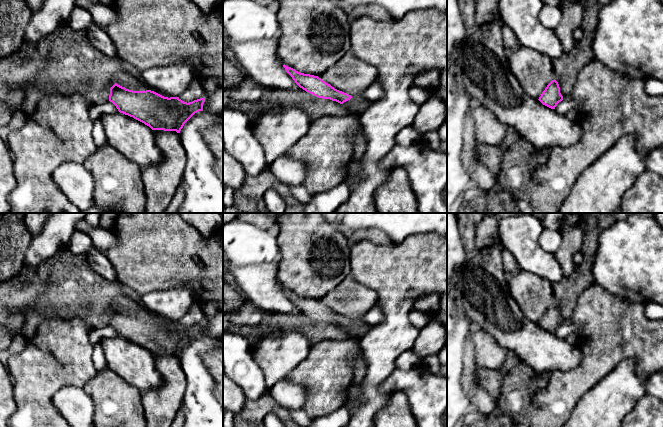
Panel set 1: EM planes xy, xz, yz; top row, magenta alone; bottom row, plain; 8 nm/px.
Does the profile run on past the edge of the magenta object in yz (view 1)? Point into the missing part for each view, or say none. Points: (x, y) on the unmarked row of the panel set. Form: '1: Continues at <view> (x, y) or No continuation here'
1: No continuation here

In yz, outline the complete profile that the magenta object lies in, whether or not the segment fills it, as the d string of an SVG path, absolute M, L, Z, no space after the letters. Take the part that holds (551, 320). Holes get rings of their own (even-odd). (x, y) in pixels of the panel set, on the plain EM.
M555 303L547 309L538 324L551 333L555 333L557 328L563 324L559 308Z

